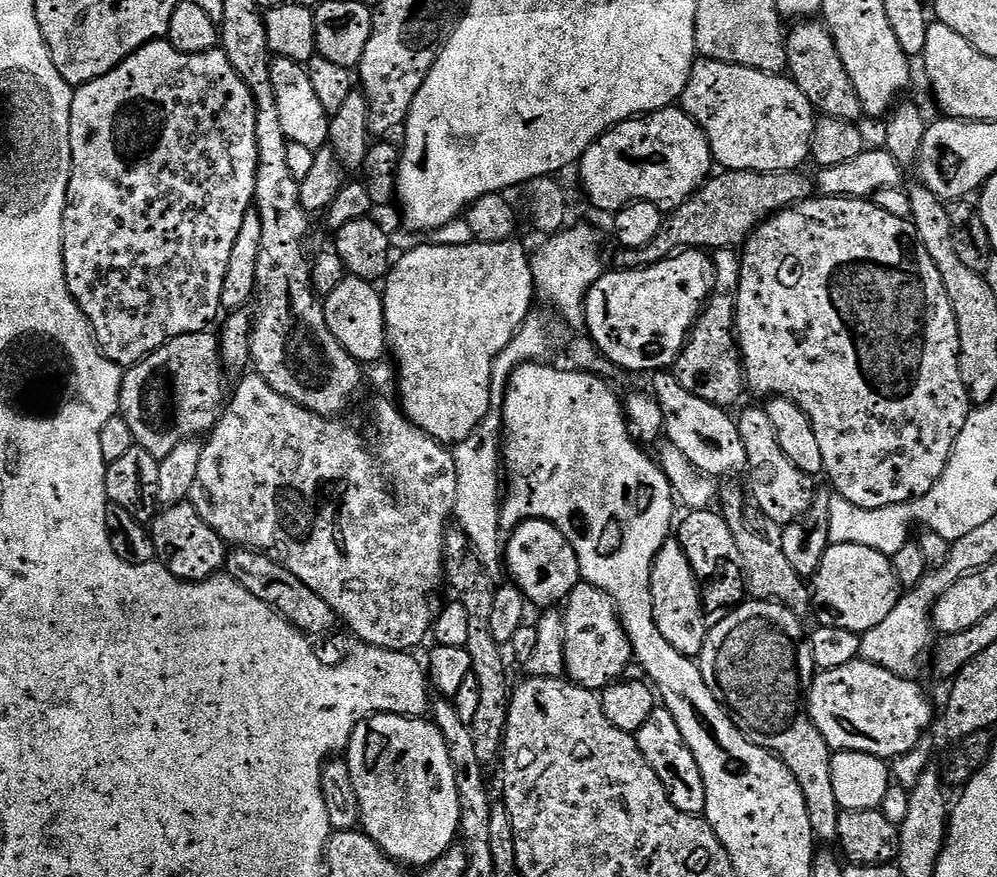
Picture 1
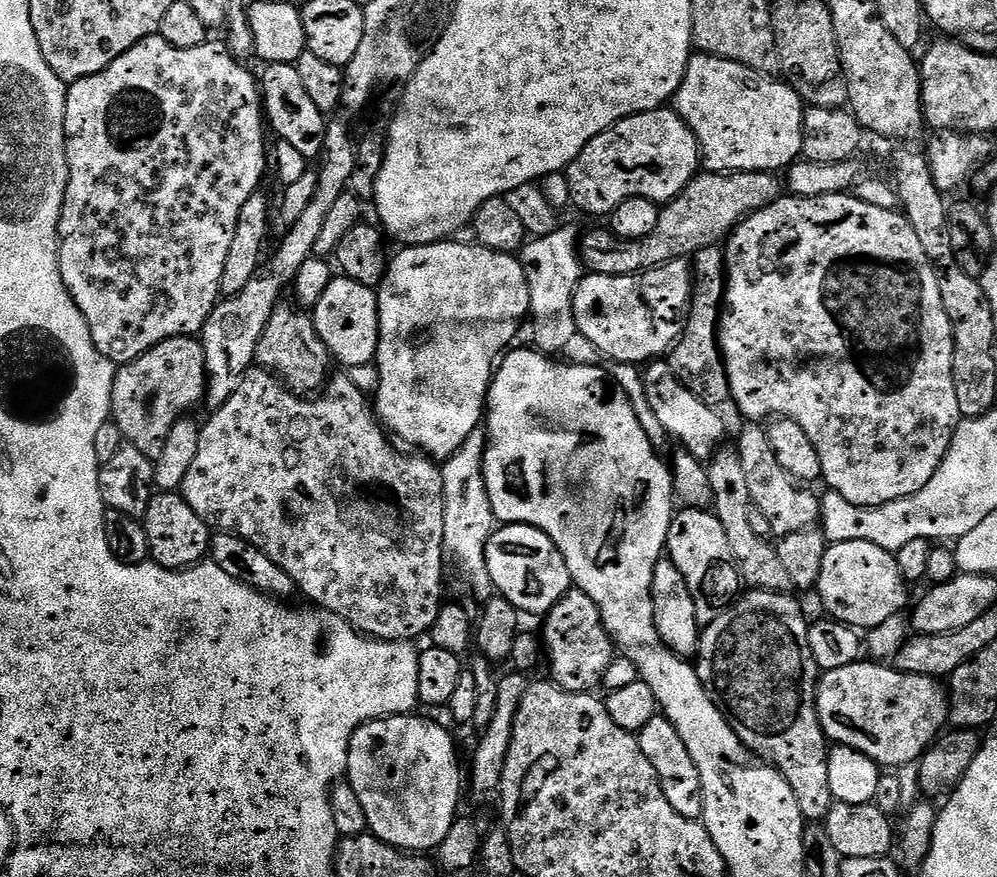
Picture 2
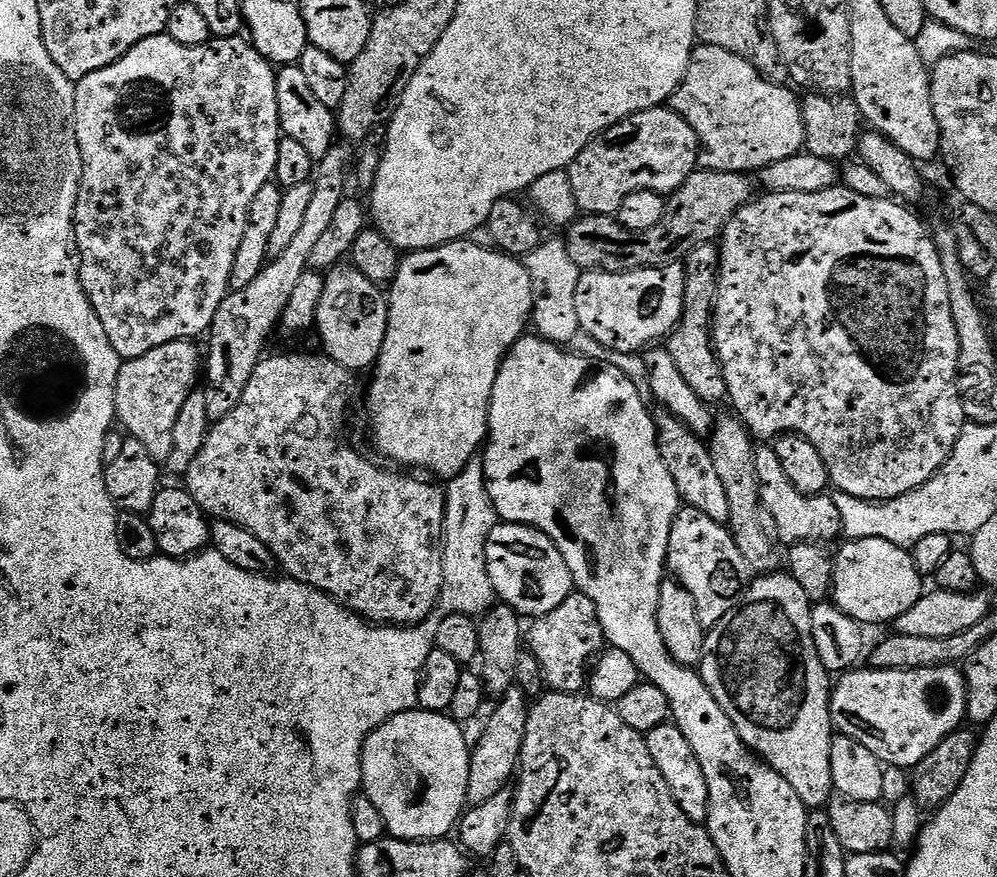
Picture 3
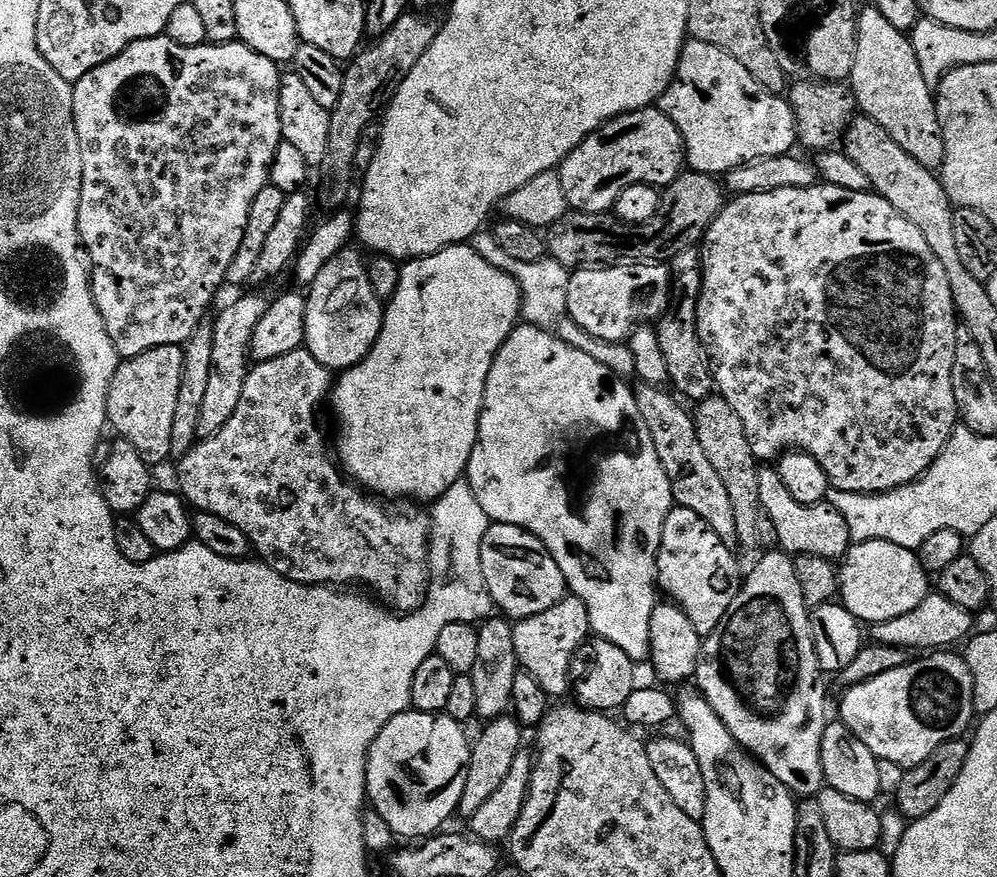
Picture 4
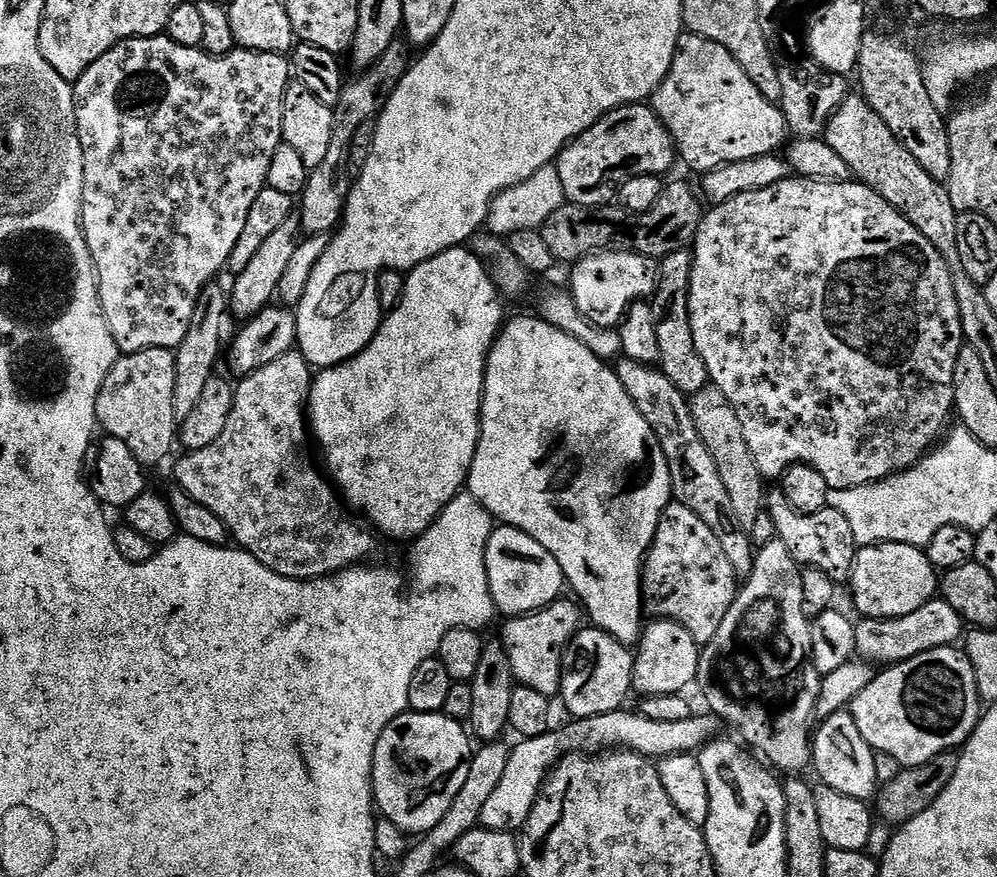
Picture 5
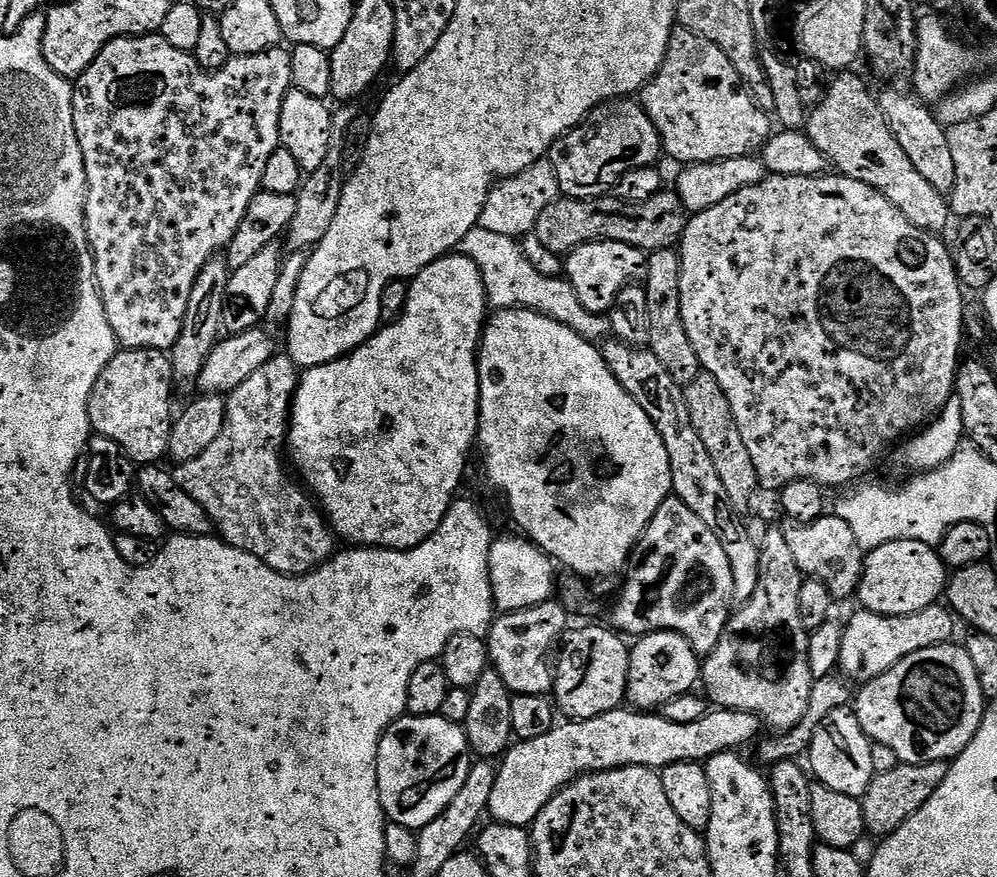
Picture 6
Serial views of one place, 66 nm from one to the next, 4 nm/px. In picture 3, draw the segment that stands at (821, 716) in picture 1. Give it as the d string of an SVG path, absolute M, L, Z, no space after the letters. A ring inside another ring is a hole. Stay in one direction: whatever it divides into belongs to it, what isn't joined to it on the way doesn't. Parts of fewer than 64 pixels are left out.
M956 666L943 668L919 668L918 670L849 670L835 681L830 692L832 726L839 735L854 738L870 754L874 754L881 765L893 764L911 770L926 758L951 733L957 731L966 720L966 682L963 671Z

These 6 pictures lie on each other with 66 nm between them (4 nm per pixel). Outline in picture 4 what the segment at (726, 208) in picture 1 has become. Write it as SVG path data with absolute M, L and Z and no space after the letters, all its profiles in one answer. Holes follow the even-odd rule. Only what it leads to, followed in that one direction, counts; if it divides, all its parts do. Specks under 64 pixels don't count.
M685 170L660 194L658 214L645 224L627 224L612 212L569 210L546 232L546 252L562 267L575 270L631 262L671 262L682 250L697 247L726 203L726 188L715 176Z

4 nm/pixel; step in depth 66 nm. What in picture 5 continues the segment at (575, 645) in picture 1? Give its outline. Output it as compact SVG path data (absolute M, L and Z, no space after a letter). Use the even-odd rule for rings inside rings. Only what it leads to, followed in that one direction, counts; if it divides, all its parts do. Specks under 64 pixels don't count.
M561 598L537 612L527 612L524 616L513 616L503 621L505 624L502 639L506 658L510 658L510 670L519 687L538 690L538 694L546 694L550 698L559 697L560 680L564 677L564 654L582 627L580 616L582 620L582 608L575 599Z

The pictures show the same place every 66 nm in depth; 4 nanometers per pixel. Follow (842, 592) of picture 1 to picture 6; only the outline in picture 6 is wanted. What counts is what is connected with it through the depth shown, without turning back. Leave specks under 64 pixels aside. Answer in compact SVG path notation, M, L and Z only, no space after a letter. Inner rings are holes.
M913 540L886 542L886 546L873 548L865 555L858 600L867 611L879 616L918 614L945 595L949 575L933 545Z

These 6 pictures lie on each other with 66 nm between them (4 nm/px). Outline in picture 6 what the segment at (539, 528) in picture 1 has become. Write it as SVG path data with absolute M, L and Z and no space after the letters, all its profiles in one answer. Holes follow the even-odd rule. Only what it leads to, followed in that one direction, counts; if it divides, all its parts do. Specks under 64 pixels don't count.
M504 536L501 540L500 537L493 539L490 546L492 601L501 613L533 608L553 599L554 596L552 579L555 578L557 569L552 557L536 547L531 540L516 536Z

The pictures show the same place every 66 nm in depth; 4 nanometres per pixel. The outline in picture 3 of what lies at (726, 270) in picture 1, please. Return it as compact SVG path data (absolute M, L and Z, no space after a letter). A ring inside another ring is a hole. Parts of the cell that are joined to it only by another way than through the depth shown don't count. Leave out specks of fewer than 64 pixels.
M703 244L685 256L684 266L684 309L682 318L666 337L666 347L670 358L674 358L674 366L678 366L678 374L682 374L686 386L702 402L709 406L727 397L726 380L720 369L720 360L716 356L716 348L712 345L712 306L716 300L716 277L718 275L718 252L712 244Z

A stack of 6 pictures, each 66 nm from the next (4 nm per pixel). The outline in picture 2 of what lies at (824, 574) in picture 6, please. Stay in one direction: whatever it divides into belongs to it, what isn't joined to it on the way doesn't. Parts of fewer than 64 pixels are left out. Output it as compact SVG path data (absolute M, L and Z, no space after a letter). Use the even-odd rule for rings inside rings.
M748 422L740 432L738 451L743 469L746 470L746 480L750 485L750 498L754 508L761 511L772 527L772 536L783 538L801 532L807 528L817 527L822 520L822 500L815 496L811 487L795 480L786 472L782 462L778 462L778 454L770 444L768 429L763 423Z

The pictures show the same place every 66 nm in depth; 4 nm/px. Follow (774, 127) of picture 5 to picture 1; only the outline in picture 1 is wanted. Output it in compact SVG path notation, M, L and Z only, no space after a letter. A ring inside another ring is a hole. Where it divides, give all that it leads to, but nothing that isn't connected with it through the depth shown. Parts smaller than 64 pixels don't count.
M700 58L692 65L682 107L706 134L713 161L721 169L730 172L795 172L803 169L804 163L809 163L818 113L806 94L802 94L800 87L787 75Z

